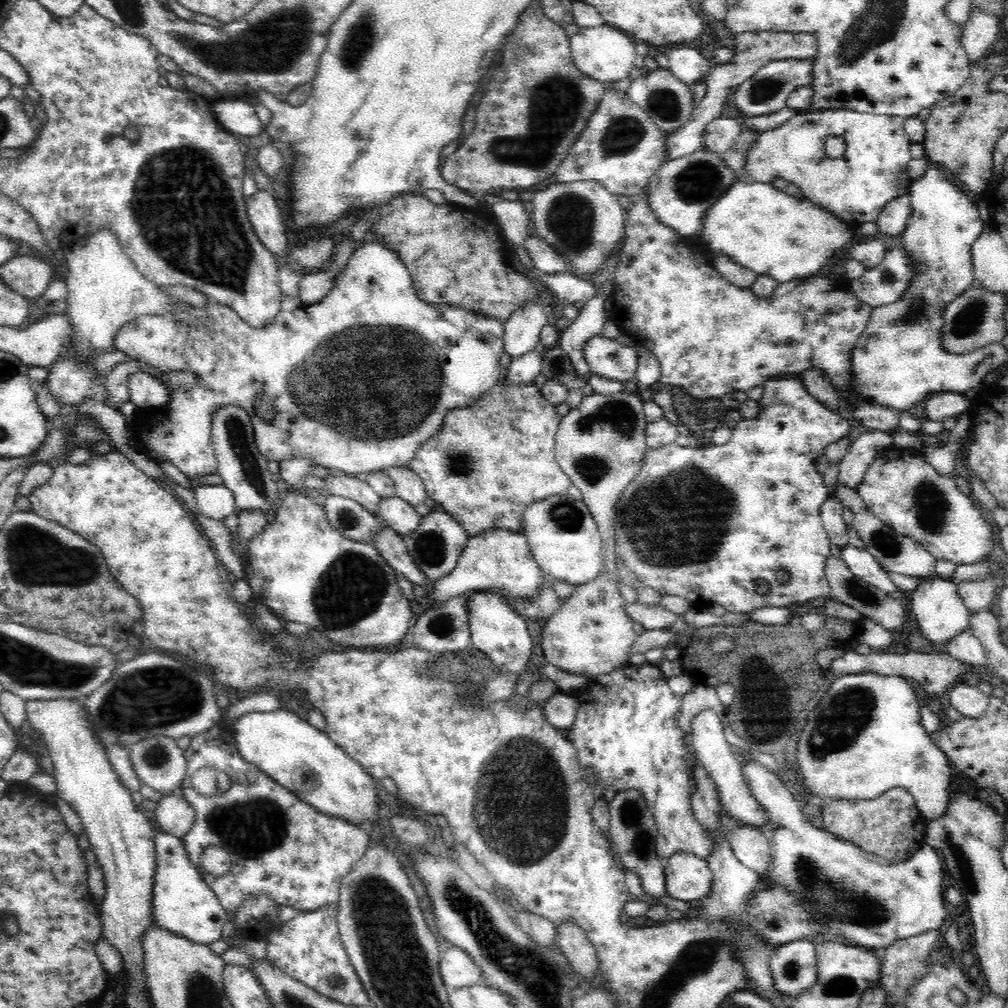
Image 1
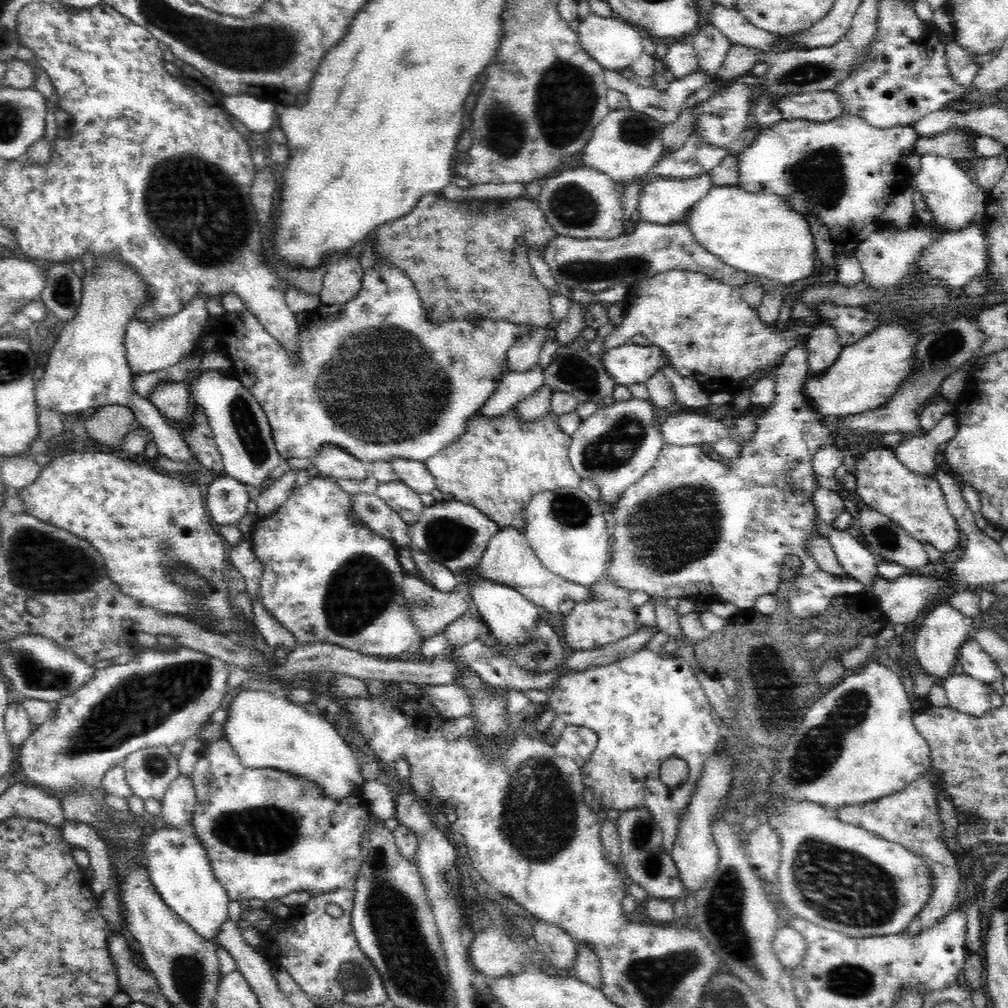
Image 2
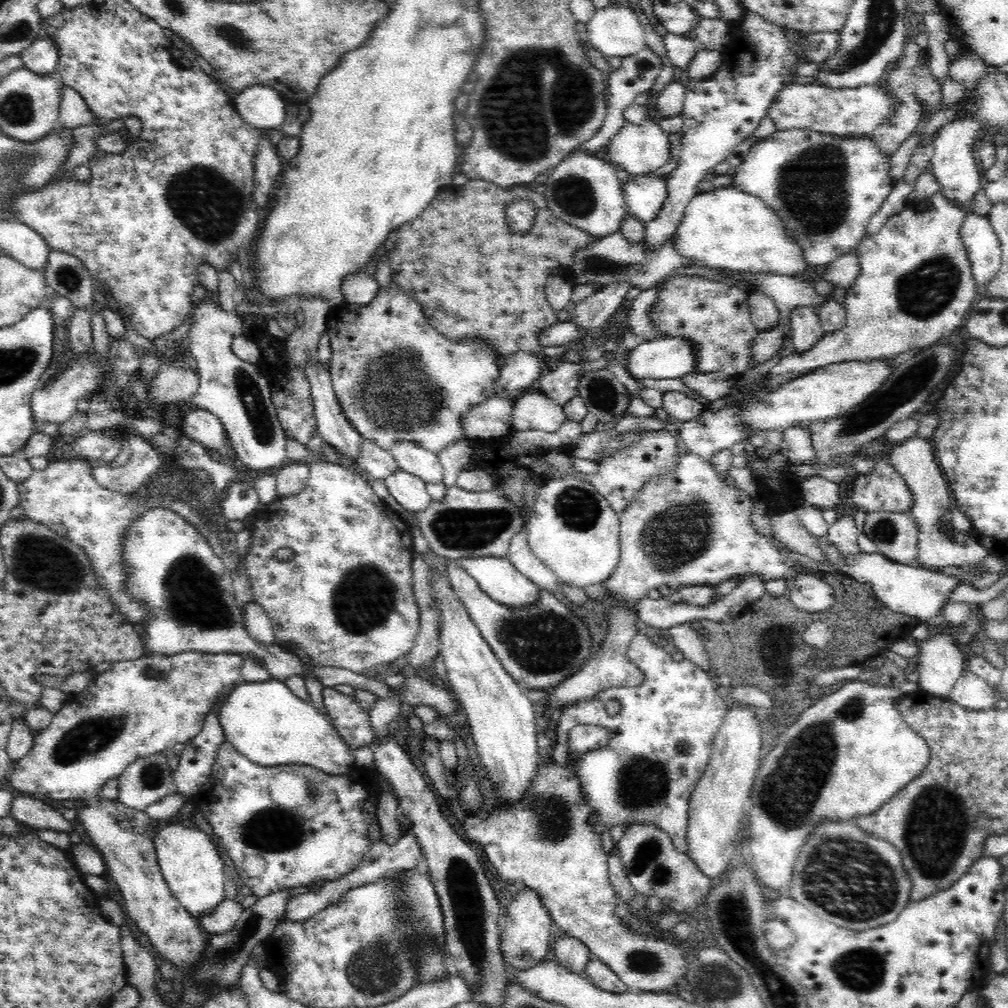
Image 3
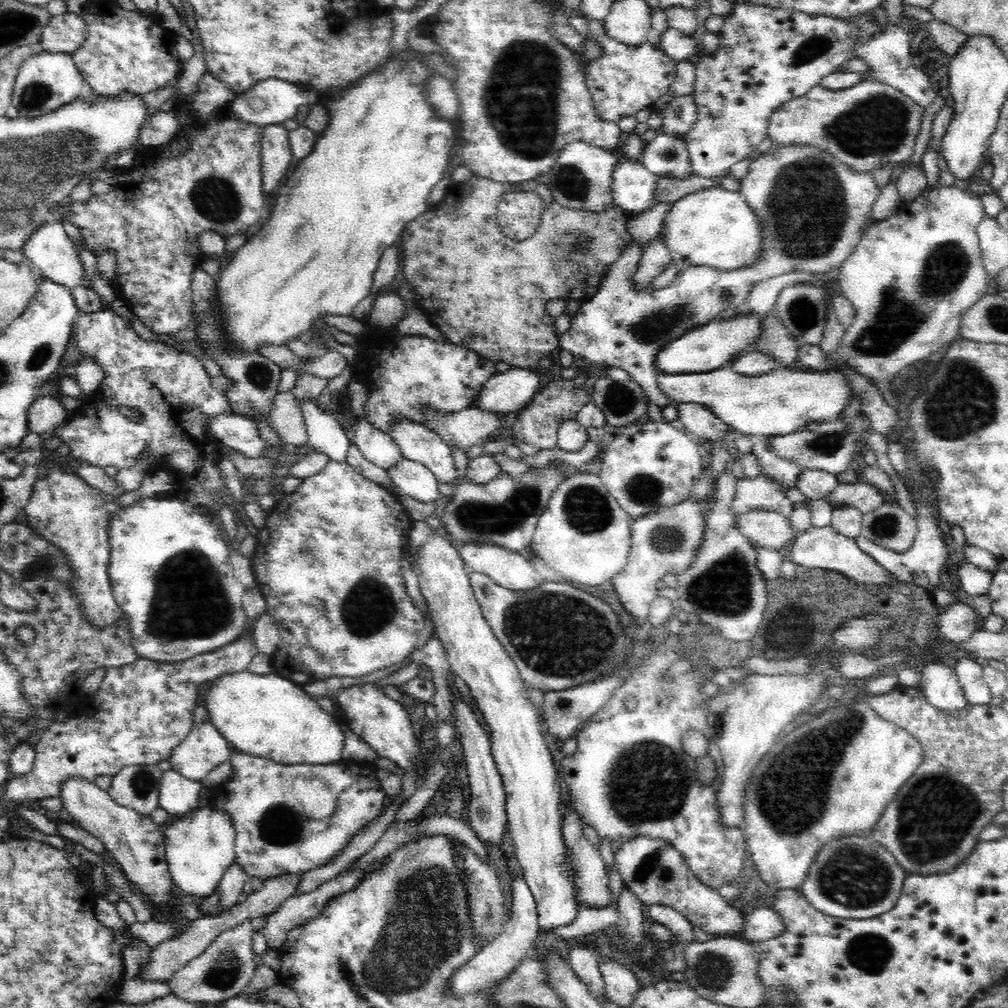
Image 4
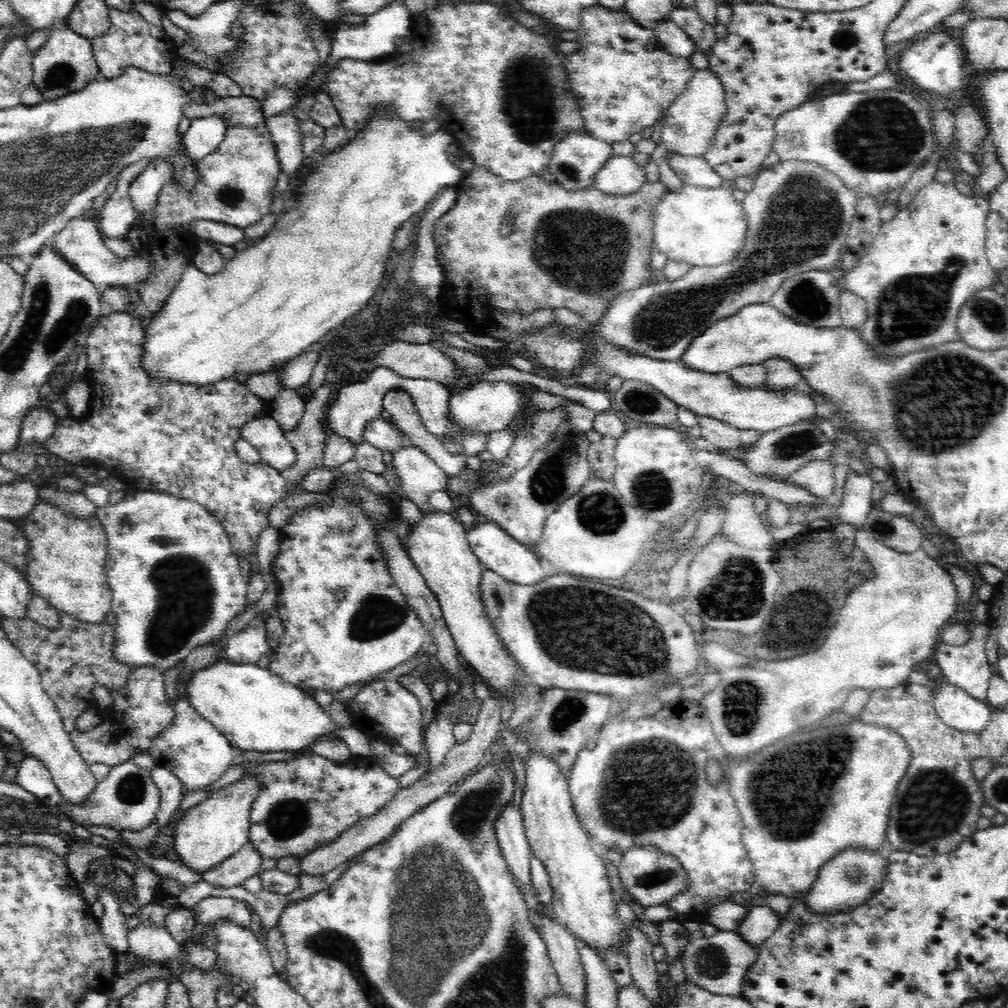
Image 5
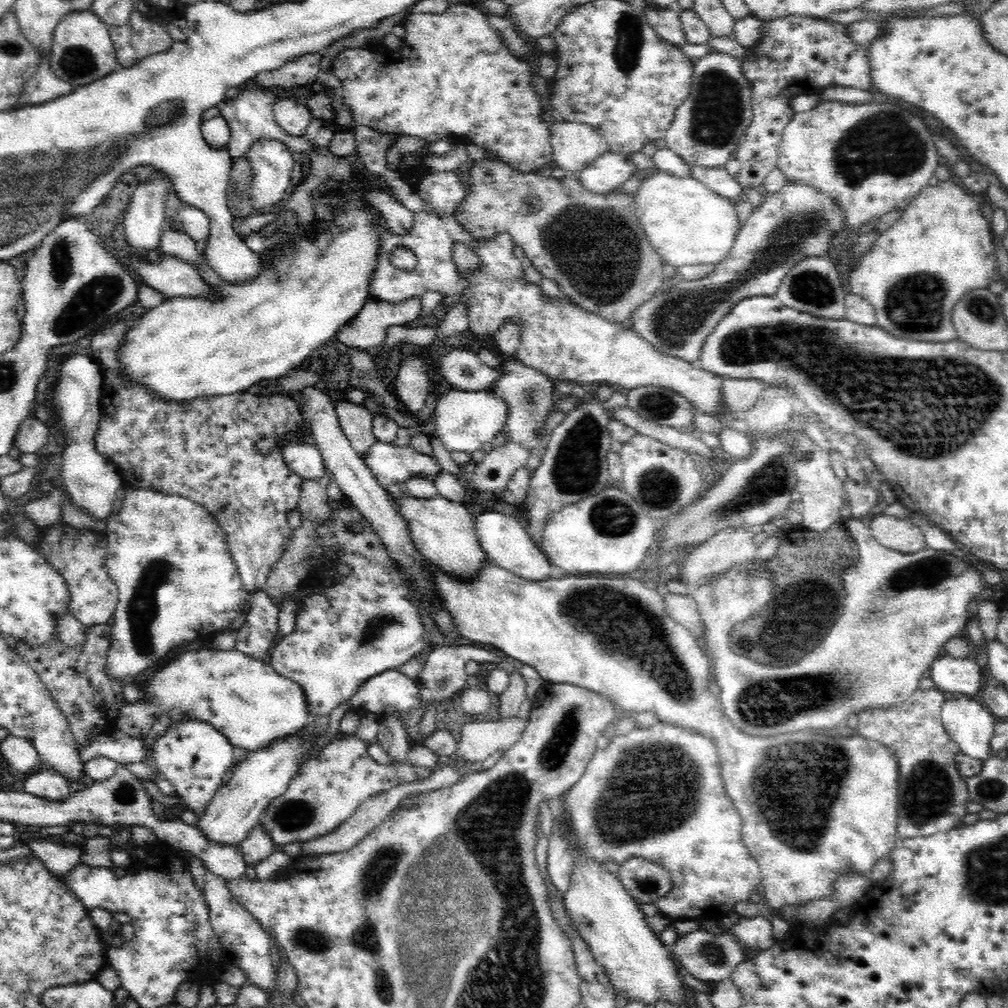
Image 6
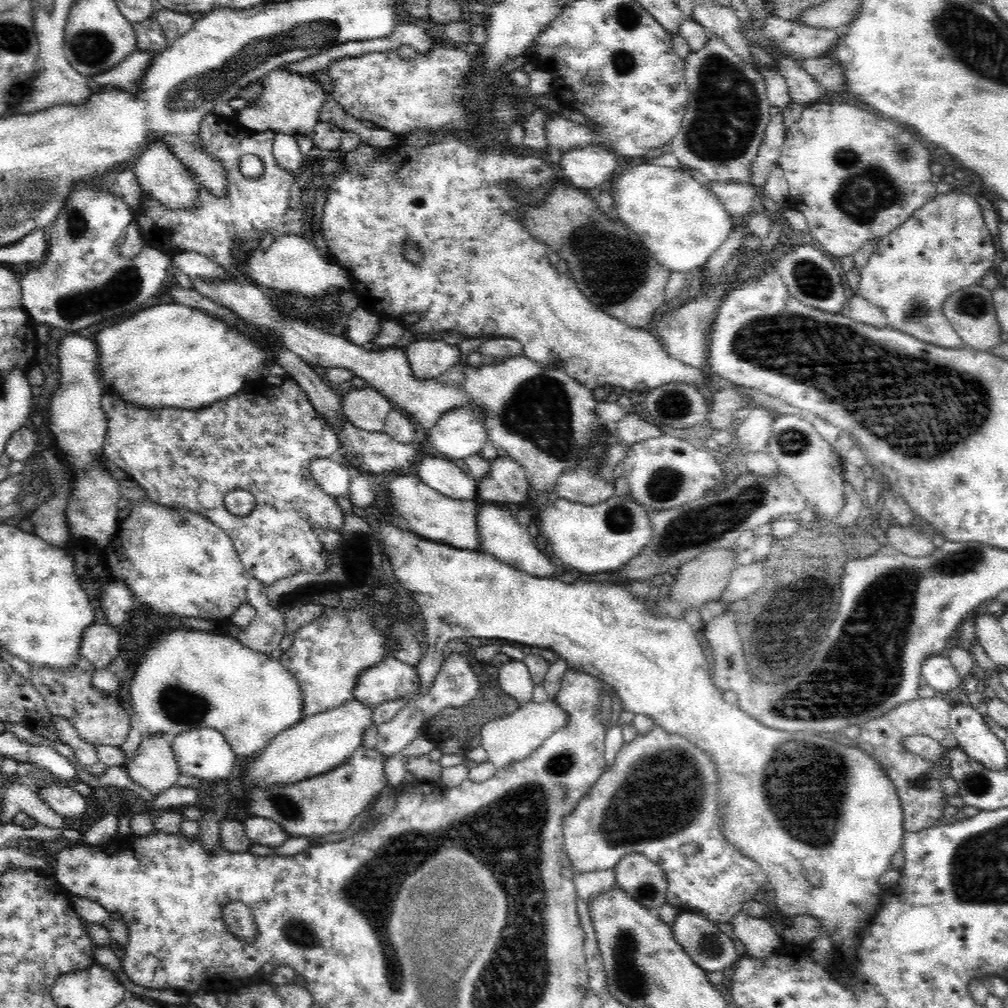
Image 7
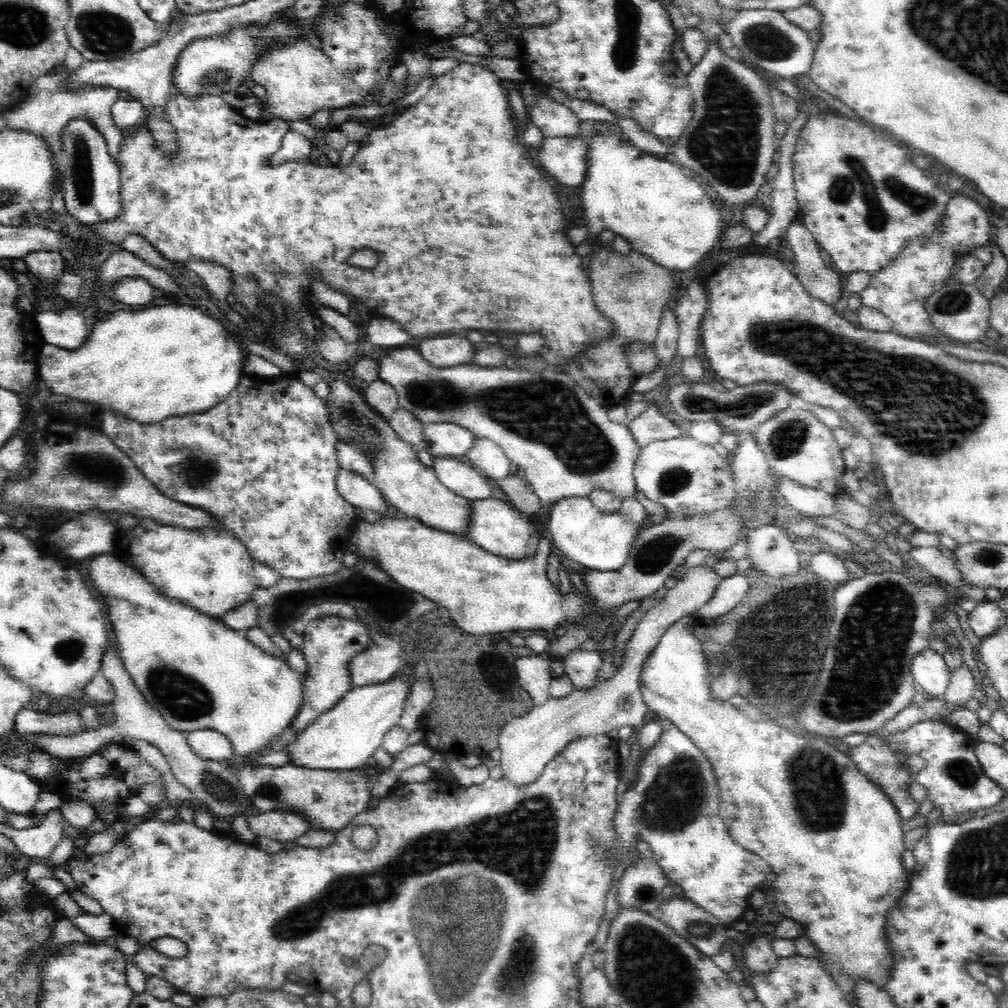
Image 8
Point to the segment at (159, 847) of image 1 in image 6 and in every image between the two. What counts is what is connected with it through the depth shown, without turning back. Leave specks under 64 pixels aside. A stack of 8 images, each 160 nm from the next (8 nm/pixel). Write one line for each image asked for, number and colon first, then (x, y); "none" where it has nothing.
2: (176, 860)
3: (193, 865)
4: (199, 848)
5: (212, 831)
6: (253, 783)

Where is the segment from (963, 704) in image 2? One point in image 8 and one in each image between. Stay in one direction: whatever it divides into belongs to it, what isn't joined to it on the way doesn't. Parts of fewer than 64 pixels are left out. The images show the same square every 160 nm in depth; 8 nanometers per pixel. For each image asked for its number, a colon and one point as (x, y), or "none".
3: (970, 691)
4: (968, 669)
5: (967, 667)
6: (963, 677)
7: (938, 672)
8: (928, 668)

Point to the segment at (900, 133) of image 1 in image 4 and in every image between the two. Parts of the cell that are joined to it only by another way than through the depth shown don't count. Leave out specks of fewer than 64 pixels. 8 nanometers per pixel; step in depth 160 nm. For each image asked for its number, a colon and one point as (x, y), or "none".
2: (845, 172)
3: (827, 189)
4: (813, 210)

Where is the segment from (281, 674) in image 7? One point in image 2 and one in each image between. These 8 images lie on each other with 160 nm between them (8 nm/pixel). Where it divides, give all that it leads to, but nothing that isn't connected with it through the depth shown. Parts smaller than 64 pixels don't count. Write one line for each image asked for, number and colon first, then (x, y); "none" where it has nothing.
2: (266, 732)
3: (265, 721)
4: (265, 715)
5: (256, 710)
6: (245, 699)

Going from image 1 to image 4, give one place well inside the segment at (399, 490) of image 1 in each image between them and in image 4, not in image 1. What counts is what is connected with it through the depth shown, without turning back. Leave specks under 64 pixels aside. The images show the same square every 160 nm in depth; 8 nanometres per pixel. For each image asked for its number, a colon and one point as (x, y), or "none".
2: (414, 473)
3: (411, 457)
4: (418, 443)

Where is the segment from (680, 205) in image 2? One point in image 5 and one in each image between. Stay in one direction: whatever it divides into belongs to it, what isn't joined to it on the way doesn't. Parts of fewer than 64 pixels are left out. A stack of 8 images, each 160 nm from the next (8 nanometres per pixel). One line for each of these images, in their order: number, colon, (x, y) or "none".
3: (645, 194)
4: (633, 188)
5: (621, 176)

